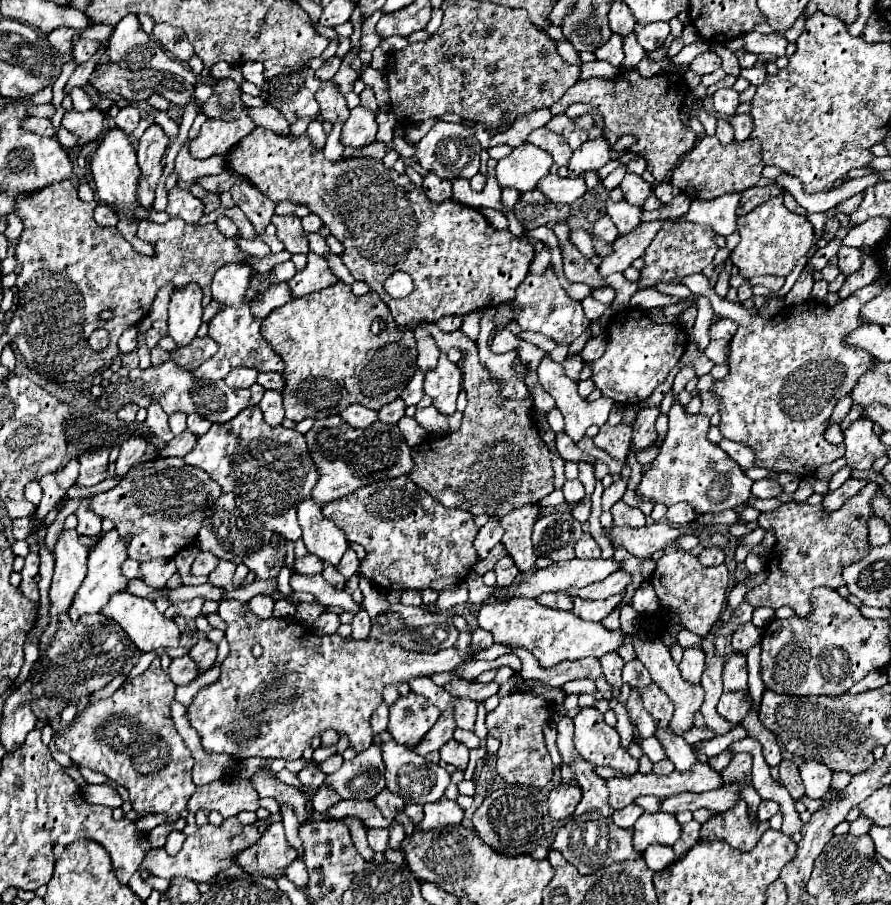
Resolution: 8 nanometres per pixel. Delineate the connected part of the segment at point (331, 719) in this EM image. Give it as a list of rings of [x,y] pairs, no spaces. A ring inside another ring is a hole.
[[[238,600],[220,602],[218,616],[226,620],[226,638],[230,652],[222,662],[222,674],[218,682],[204,686],[188,706],[188,720],[192,728],[200,734],[202,746],[208,752],[230,754],[236,760],[250,756],[298,760],[304,748],[310,746],[314,734],[322,734],[326,728],[334,728],[340,736],[348,734],[350,746],[362,752],[374,744],[370,734],[370,716],[382,702],[382,690],[388,684],[408,682],[414,676],[430,676],[434,672],[454,672],[458,664],[474,658],[474,648],[468,646],[466,654],[460,654],[456,646],[440,650],[436,654],[422,654],[406,650],[398,644],[378,642],[374,638],[354,640],[342,638],[340,634],[316,636],[308,626],[300,624],[296,618],[268,618],[260,620],[252,612],[242,612],[244,604]],[[254,644],[262,646],[262,654],[256,658],[252,654]]]

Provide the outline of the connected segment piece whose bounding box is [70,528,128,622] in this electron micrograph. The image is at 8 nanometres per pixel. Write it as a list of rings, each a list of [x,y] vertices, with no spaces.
[[[112,528],[110,532],[102,532],[100,540],[90,550],[86,578],[82,580],[82,586],[78,588],[78,594],[74,596],[74,604],[70,606],[70,618],[74,622],[78,622],[78,618],[82,614],[96,614],[96,612],[100,612],[106,606],[106,602],[110,600],[112,594],[126,592],[128,578],[122,574],[122,568],[120,568],[122,562],[128,558],[126,550],[128,550],[128,538],[122,538],[116,528]]]

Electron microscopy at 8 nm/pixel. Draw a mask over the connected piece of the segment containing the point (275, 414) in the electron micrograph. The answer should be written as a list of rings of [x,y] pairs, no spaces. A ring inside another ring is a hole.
[[[266,390],[264,398],[260,400],[260,410],[264,414],[264,420],[270,426],[278,426],[284,420],[284,406],[282,406],[282,396],[276,390]]]

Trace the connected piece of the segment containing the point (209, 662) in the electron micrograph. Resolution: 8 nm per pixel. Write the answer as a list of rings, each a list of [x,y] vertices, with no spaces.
[[[200,638],[196,642],[196,646],[190,648],[190,658],[194,658],[194,662],[198,666],[198,674],[204,674],[206,670],[210,670],[214,666],[216,652],[218,652],[218,646],[206,638]]]

